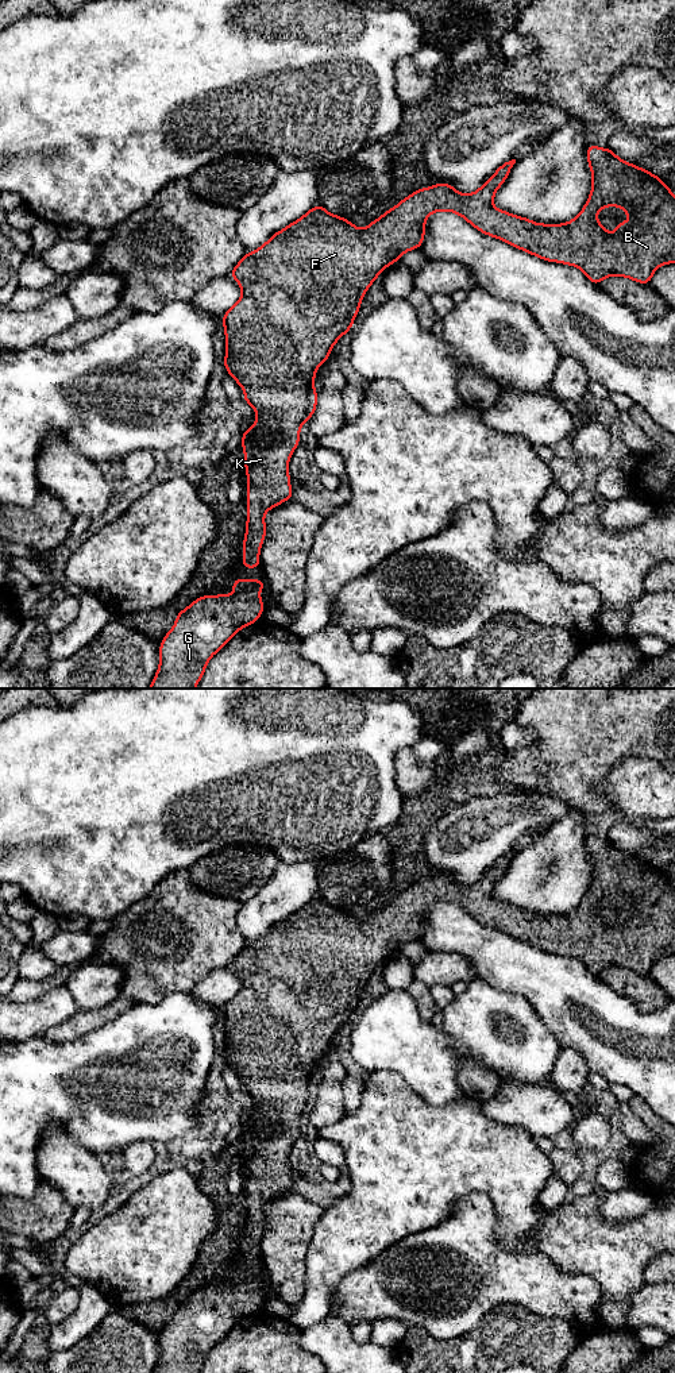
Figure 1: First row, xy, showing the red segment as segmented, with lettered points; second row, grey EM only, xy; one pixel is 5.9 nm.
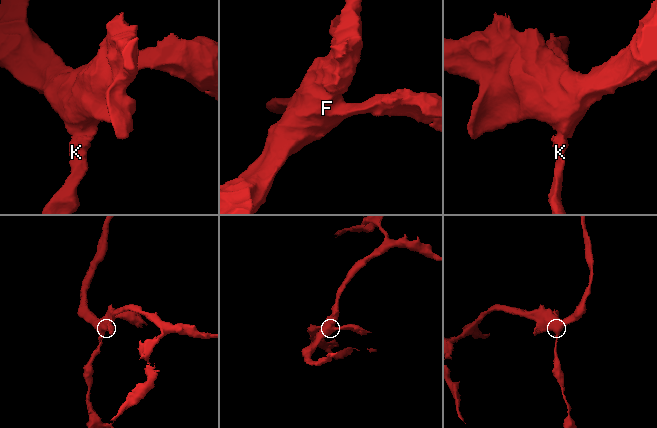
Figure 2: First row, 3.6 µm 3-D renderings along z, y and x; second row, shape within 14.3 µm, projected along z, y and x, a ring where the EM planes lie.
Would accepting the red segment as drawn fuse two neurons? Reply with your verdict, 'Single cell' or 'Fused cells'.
Single cell

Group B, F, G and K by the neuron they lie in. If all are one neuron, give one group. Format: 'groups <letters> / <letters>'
groups B F G K

